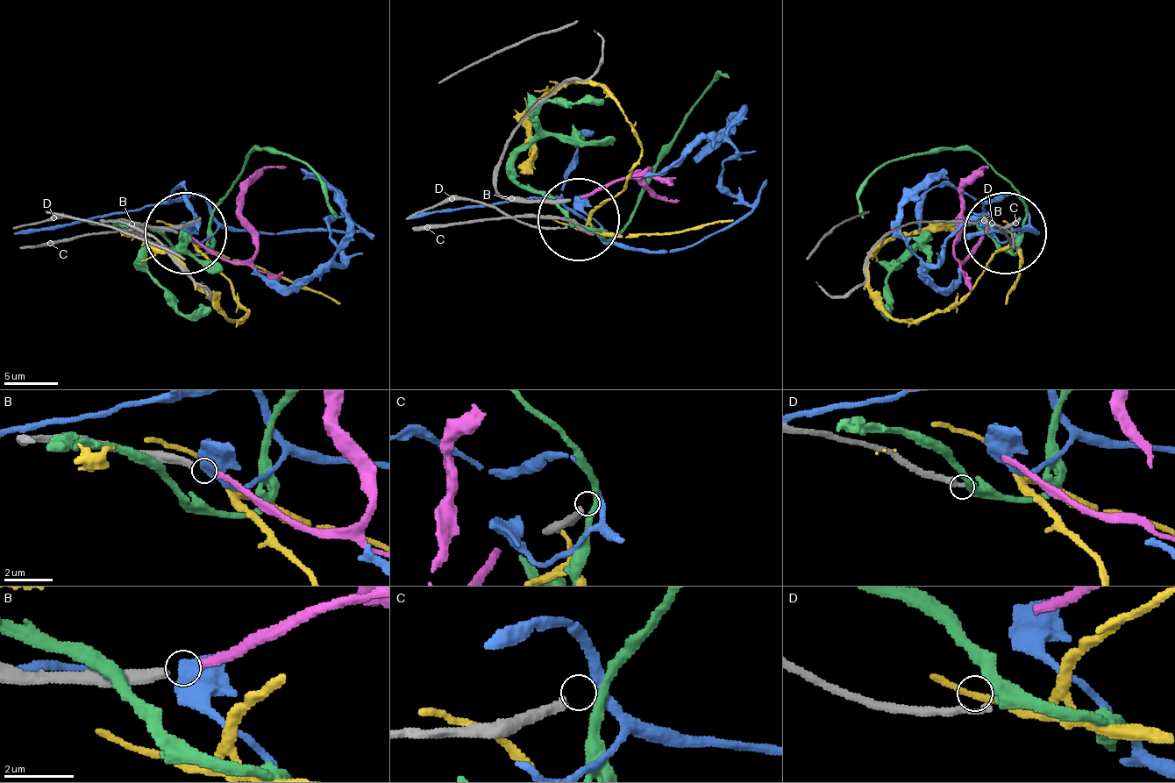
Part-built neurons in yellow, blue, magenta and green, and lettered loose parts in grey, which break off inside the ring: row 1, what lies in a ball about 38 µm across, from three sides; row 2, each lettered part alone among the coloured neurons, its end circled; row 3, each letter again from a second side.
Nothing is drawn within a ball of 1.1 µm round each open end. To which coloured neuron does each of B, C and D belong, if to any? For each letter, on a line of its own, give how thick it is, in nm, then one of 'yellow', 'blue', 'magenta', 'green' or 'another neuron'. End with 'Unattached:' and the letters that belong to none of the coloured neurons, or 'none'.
B: 300 nm | magenta
C: 280 nm | another neuron
D: 180 nm | green
Unattached: C

